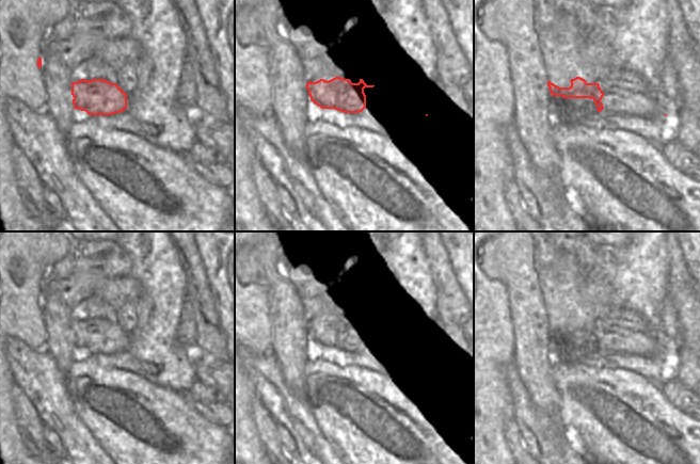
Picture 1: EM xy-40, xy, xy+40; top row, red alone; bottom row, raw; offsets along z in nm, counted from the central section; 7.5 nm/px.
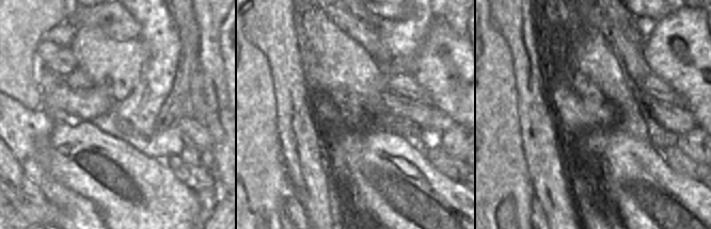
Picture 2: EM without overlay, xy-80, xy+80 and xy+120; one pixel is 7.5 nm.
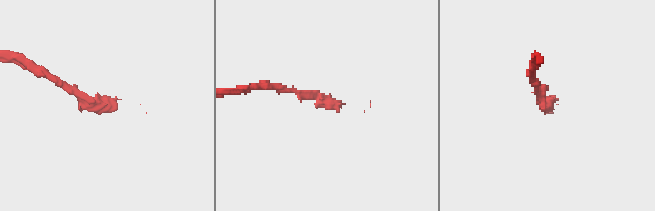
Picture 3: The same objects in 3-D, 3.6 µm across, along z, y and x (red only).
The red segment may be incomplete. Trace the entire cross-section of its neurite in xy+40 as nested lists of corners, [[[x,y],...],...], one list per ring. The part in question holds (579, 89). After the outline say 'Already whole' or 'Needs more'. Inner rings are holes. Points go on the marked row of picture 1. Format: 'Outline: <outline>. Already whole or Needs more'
Outline: [[[576,77],[570,80],[570,87],[559,87],[547,81],[552,96],[563,98],[591,98],[600,113],[623,113],[638,117],[665,117],[665,110],[661,106],[661,96],[640,94],[623,90],[614,85],[587,83],[585,79]]]. Needs more

